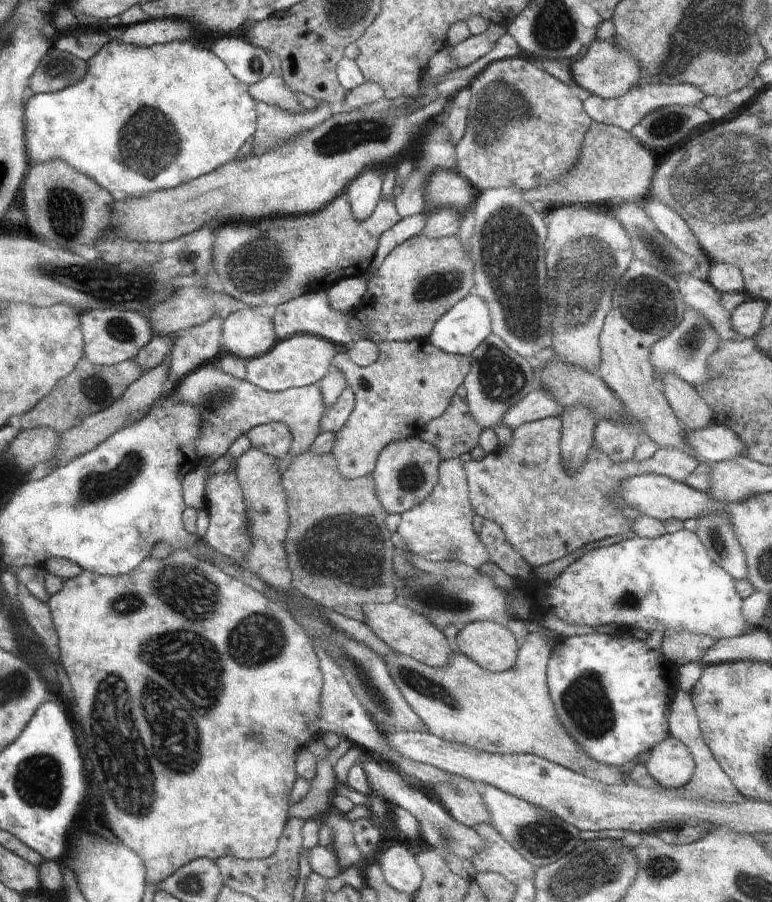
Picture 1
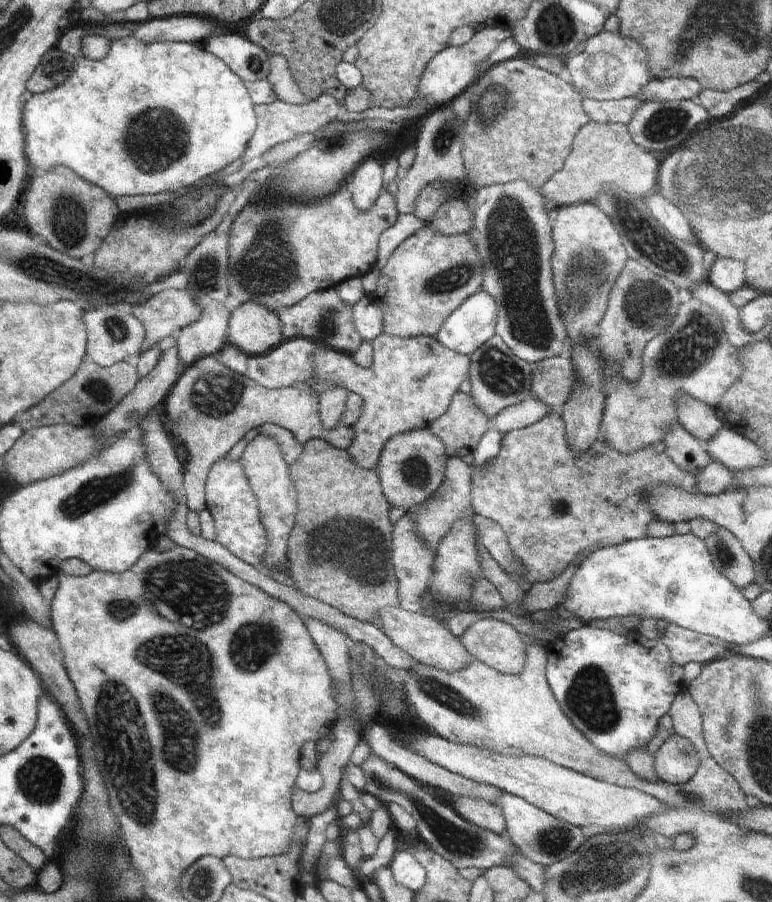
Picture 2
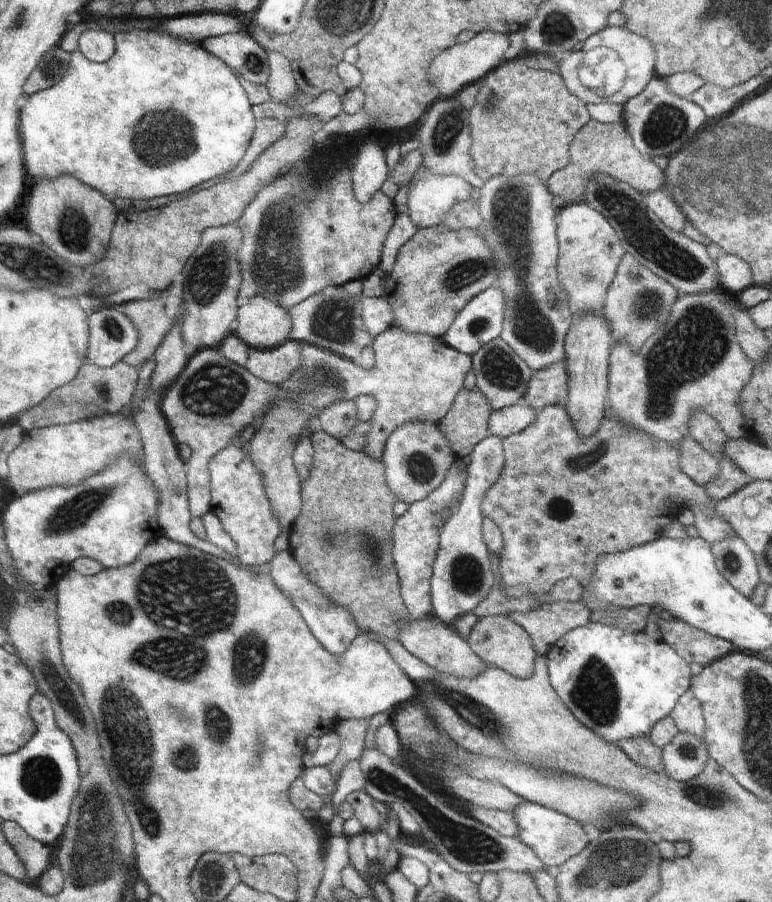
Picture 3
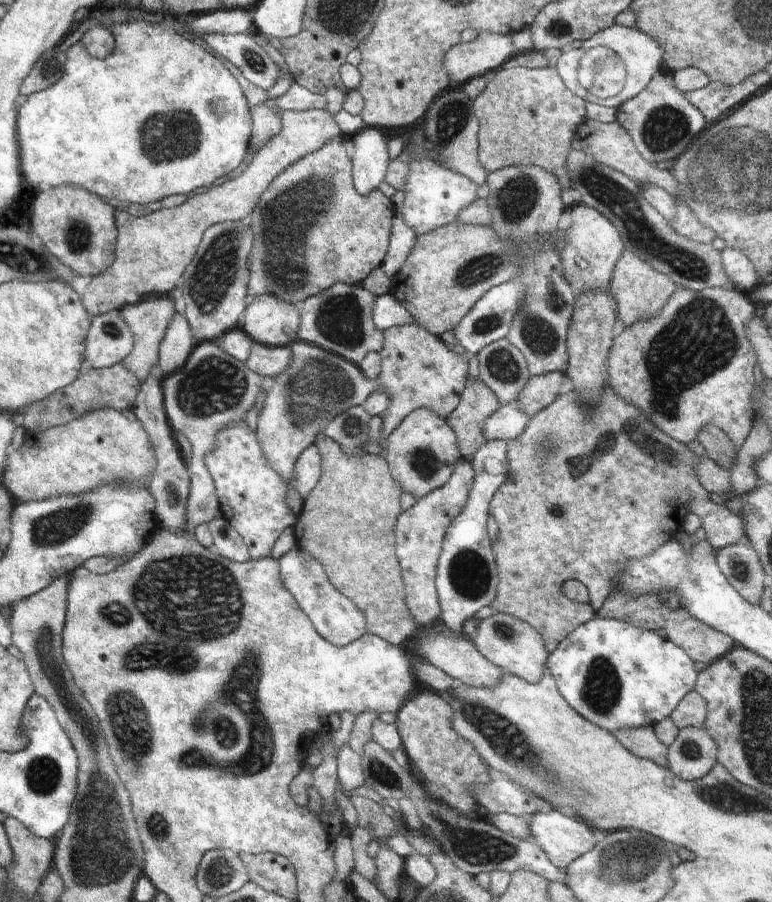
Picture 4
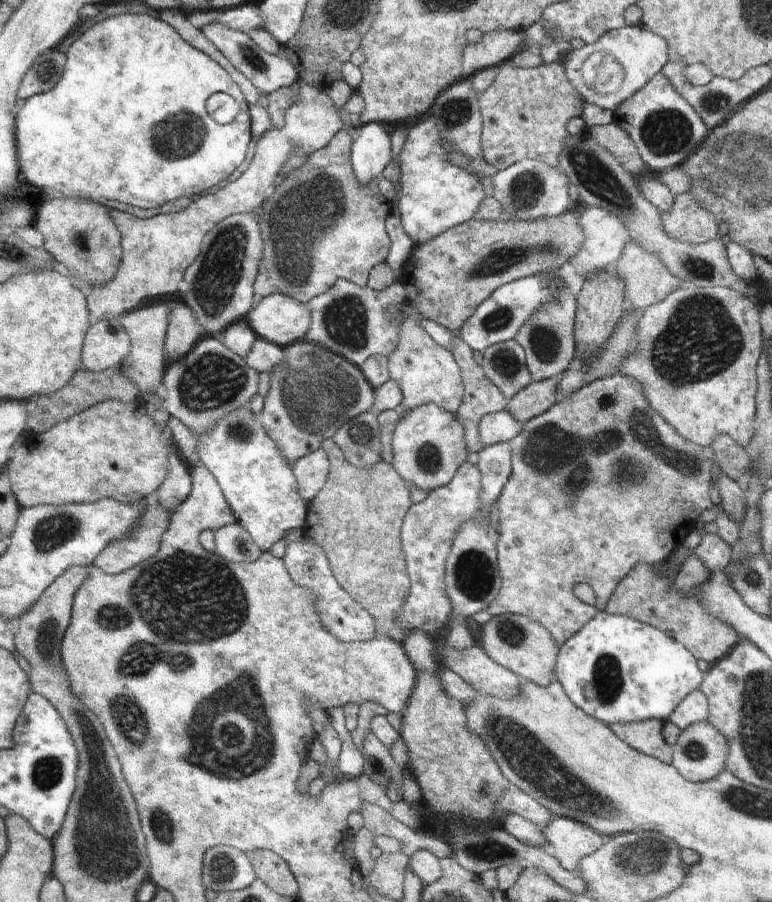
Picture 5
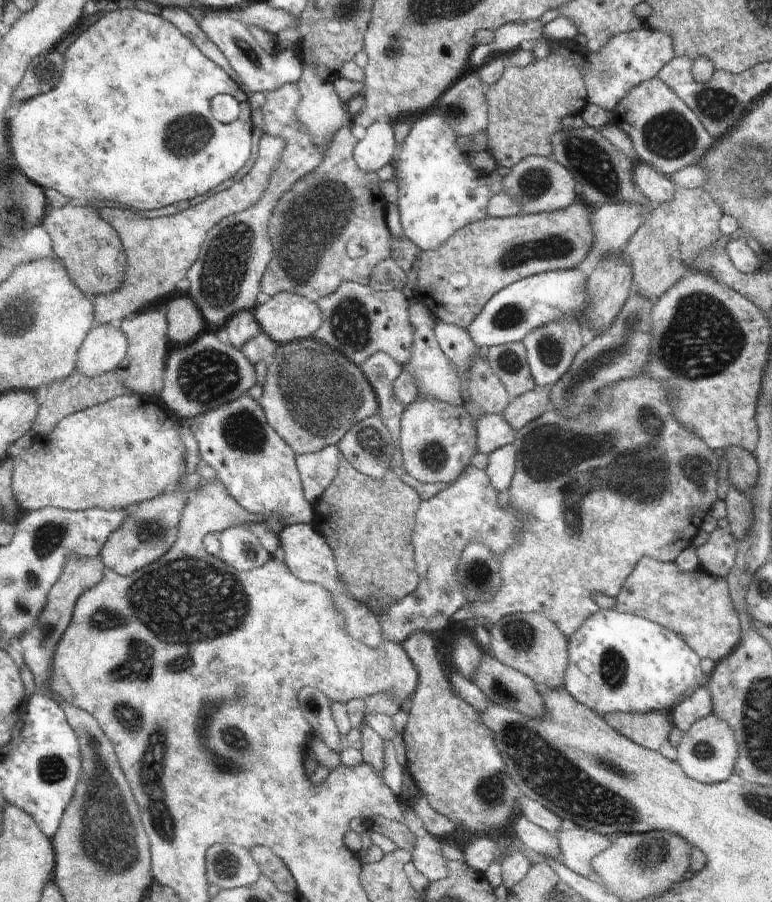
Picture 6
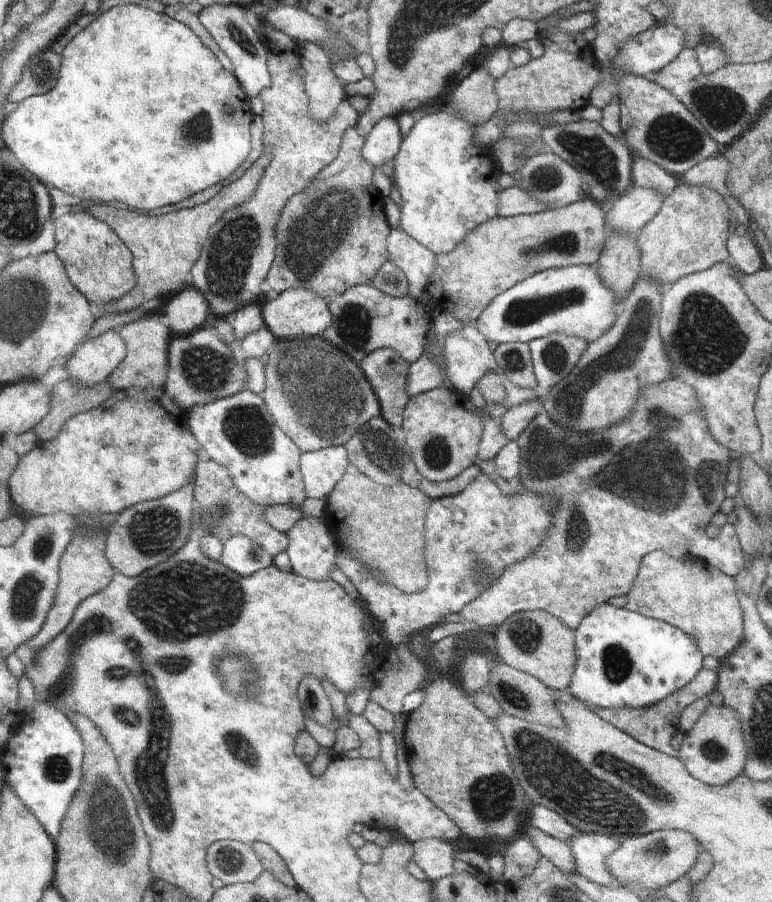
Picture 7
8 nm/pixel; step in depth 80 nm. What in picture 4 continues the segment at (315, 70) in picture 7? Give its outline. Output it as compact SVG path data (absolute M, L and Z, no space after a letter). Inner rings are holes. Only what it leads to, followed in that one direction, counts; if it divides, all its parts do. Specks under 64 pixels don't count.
M326 110L281 111L280 121L282 130L278 136L253 155L239 176L227 179L220 186L213 185L191 194L181 206L162 208L140 218L131 216L123 208L115 210L115 263L105 274L92 277L81 298L91 318L121 310L127 305L128 292L135 292L138 299L155 292L177 296L184 270L192 262L208 228L225 221L247 221L257 208L260 196L284 170L304 156L321 150L326 140L341 134L332 114Z

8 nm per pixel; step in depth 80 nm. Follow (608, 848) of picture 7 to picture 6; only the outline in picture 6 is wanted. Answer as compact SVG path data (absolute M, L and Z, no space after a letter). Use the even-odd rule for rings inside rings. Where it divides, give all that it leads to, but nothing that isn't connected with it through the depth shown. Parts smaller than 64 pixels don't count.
M567 823L557 834L557 841L561 850L558 860L564 866L588 880L600 882L591 862L613 843L613 838Z

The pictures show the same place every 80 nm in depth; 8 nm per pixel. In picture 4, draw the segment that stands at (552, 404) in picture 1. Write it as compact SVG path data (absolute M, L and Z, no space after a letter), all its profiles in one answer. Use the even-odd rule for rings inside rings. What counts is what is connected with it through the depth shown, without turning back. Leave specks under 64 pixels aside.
M514 404L502 405L484 424L486 439L506 442L518 438L526 429L528 420L528 414L524 410L518 410Z

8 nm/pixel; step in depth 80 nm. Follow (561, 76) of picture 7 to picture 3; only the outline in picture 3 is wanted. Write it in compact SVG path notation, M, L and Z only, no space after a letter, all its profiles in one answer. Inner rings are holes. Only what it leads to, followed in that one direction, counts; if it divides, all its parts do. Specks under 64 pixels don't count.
M507 60L492 69L479 82L479 93L474 106L469 110L471 126L471 155L475 162L476 174L486 182L496 175L515 177L522 173L537 174L546 181L553 172L568 165L571 156L569 144L590 119L586 102L573 95L565 85L563 78L555 72L544 69L528 68L523 60Z

